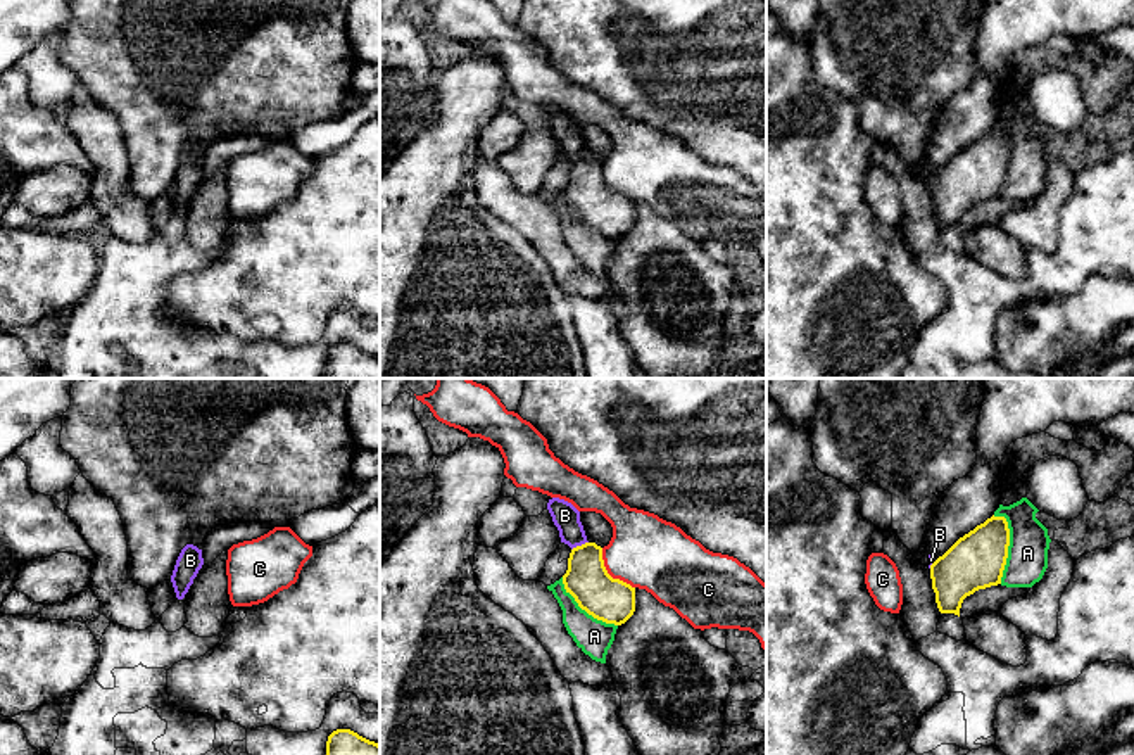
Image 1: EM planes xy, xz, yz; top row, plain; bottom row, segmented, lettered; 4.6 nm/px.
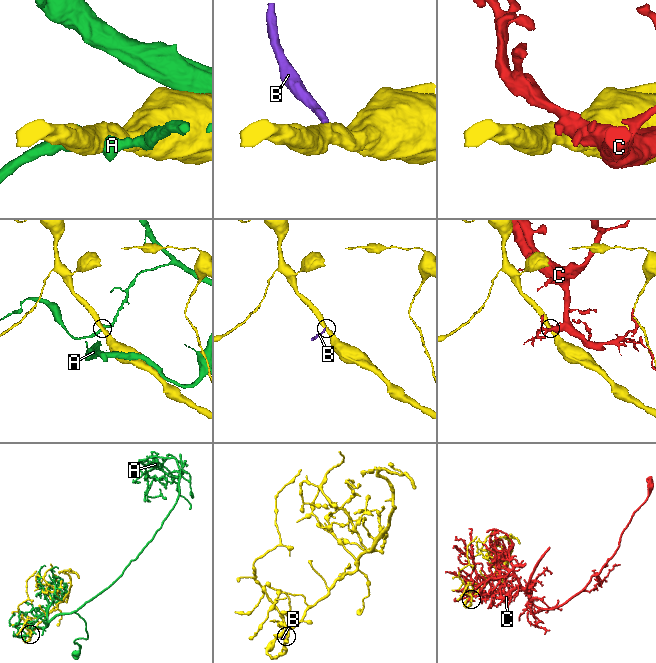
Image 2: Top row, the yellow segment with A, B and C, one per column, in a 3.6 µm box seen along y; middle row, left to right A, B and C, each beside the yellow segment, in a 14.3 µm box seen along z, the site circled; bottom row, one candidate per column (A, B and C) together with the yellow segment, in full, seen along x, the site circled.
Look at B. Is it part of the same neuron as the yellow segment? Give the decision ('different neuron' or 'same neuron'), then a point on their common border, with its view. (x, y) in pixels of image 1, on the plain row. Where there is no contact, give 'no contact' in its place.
different neuron; meets yellow in xz at (579, 159)

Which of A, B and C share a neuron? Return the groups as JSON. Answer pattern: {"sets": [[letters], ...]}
{"sets": [["A"], ["B"], ["C"]]}

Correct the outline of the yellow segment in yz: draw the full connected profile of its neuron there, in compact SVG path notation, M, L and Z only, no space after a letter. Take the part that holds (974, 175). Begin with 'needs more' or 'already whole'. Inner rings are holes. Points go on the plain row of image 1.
already whole | M992 128L939 169L930 178L939 225L960 230L960 221L967 209L1001 197L1008 159L1008 135L1005 130Z

